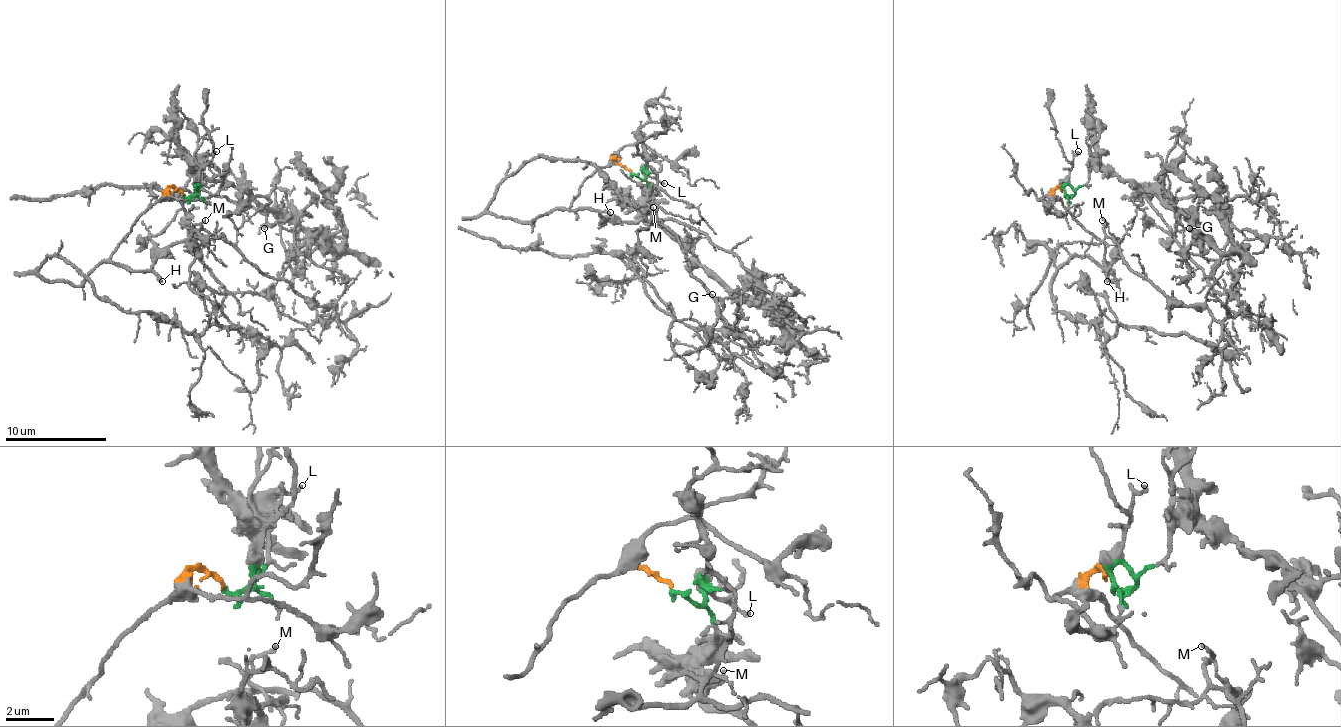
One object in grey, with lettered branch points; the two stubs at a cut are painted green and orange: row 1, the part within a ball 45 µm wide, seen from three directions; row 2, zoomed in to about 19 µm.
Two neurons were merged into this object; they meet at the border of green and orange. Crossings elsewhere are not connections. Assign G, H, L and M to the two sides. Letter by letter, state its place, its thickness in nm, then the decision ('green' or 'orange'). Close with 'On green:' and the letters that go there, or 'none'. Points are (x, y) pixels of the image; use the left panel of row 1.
G: place (264, 228); calibre 170 nm; green
H: place (162, 281); calibre 200 nm; orange
L: place (216, 151); calibre 70 nm; green
M: place (205, 220); calibre 120 nm; orange
On green: G, L

